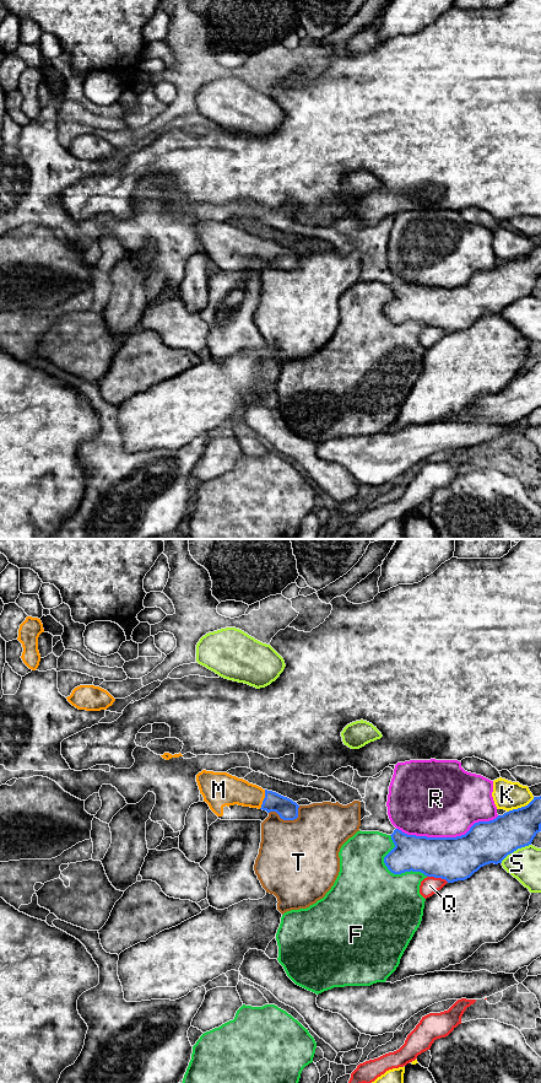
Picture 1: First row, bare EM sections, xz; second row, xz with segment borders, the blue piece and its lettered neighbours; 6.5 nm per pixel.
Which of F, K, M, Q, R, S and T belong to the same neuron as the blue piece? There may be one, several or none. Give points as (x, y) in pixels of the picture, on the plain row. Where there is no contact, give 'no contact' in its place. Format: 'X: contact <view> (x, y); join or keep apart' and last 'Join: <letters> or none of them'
F: contact xz (391, 322); keep apart
K: contact xz (521, 257); keep apart
M: contact xz (264, 249); join
Q: contact xz (438, 327); keep apart
R: contact xz (447, 287); keep apart
S: contact xz (515, 300); keep apart
T: contact xz (288, 269); keep apart
Join: M

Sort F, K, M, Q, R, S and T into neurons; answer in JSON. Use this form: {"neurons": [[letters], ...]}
{"neurons": [["F"], ["K"], ["M"], ["Q"], ["R"], ["S"], ["T"]]}

